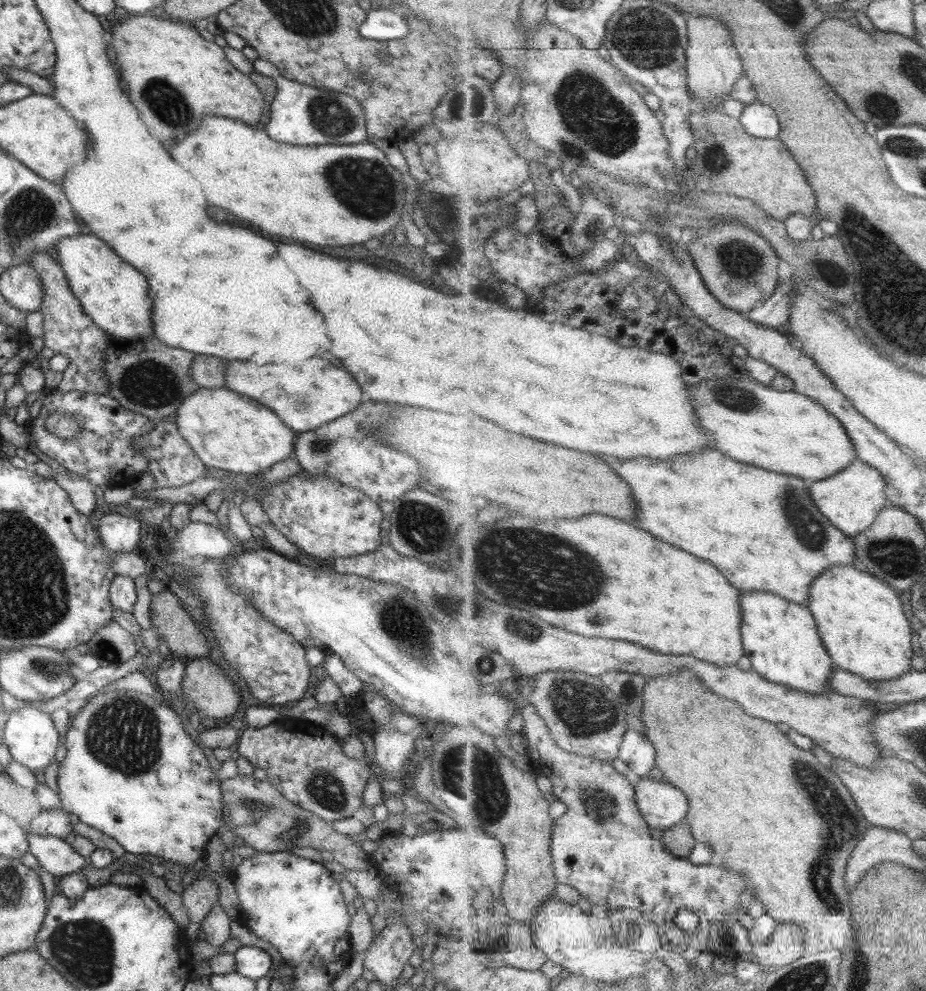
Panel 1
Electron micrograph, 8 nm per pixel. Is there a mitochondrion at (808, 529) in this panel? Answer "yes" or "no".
yes

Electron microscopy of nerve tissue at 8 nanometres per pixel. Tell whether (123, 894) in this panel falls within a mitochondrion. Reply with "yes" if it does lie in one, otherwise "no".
no

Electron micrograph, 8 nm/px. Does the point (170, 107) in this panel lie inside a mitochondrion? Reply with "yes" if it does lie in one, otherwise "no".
yes

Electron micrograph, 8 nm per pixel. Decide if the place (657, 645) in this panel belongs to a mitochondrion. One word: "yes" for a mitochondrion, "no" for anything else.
no

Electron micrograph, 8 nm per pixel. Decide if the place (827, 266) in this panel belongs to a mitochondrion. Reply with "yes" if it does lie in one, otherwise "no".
no

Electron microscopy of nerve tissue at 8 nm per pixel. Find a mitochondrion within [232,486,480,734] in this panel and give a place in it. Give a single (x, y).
(399, 620)

